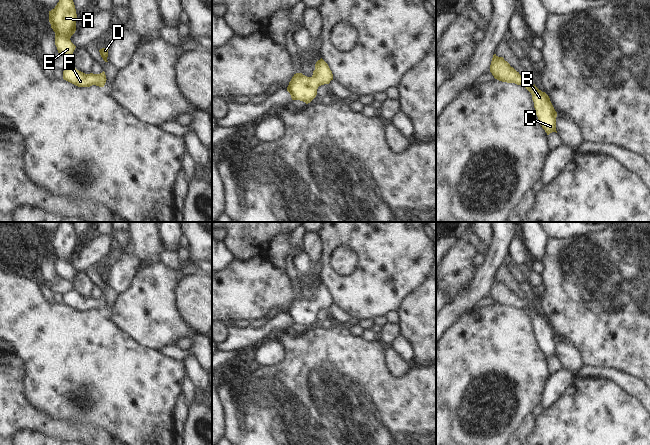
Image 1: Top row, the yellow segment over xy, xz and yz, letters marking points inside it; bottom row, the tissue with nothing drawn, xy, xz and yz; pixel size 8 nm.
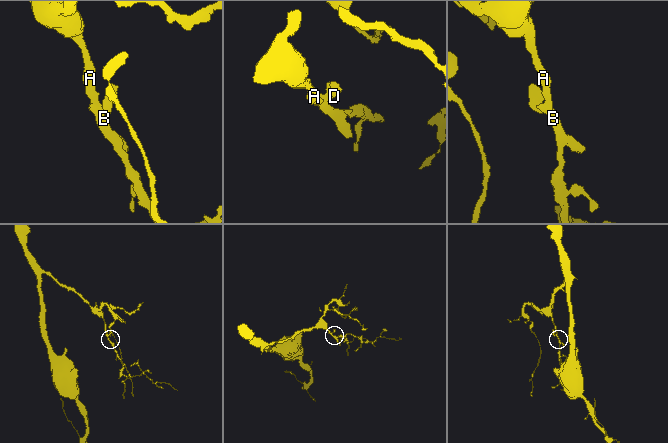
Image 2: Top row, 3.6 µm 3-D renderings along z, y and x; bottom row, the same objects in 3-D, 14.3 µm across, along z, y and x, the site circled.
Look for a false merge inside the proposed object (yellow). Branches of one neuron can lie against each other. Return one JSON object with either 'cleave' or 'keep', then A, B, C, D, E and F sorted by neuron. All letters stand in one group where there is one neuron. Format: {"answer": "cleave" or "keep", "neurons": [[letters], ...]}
{"answer": "keep", "neurons": [["A", "B", "C", "D", "E", "F"]]}

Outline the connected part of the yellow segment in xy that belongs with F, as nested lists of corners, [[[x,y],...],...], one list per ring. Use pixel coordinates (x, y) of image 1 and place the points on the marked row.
[[[73,65],[63,71],[63,79],[78,87],[90,87],[92,85],[104,87],[107,80],[104,71],[100,74],[85,74]]]

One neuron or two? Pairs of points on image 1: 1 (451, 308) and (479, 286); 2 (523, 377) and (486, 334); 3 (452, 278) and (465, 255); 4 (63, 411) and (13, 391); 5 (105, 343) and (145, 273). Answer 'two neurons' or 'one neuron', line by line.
1: one neuron
2: one neuron
3: one neuron
4: two neurons
5: two neurons

